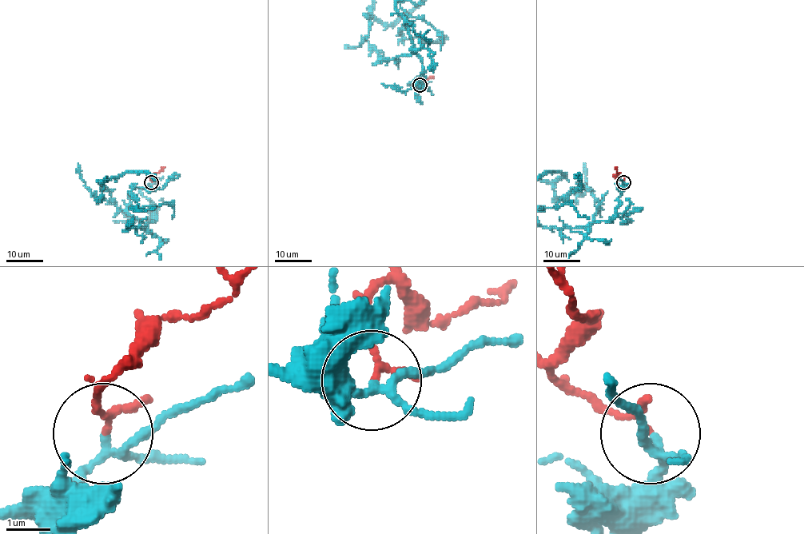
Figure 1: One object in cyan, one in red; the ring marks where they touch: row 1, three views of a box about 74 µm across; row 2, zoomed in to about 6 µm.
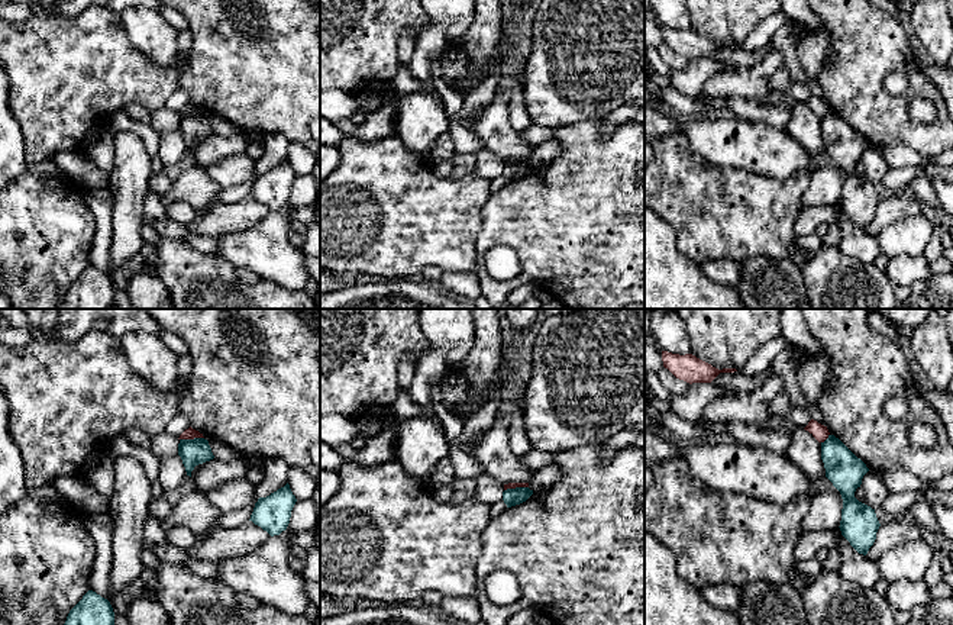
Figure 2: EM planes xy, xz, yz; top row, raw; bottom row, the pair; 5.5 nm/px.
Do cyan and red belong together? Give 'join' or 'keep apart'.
keep apart

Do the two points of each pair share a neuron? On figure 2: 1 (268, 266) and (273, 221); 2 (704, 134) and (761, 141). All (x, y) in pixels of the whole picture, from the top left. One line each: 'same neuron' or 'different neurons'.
1: same neuron
2: same neuron

